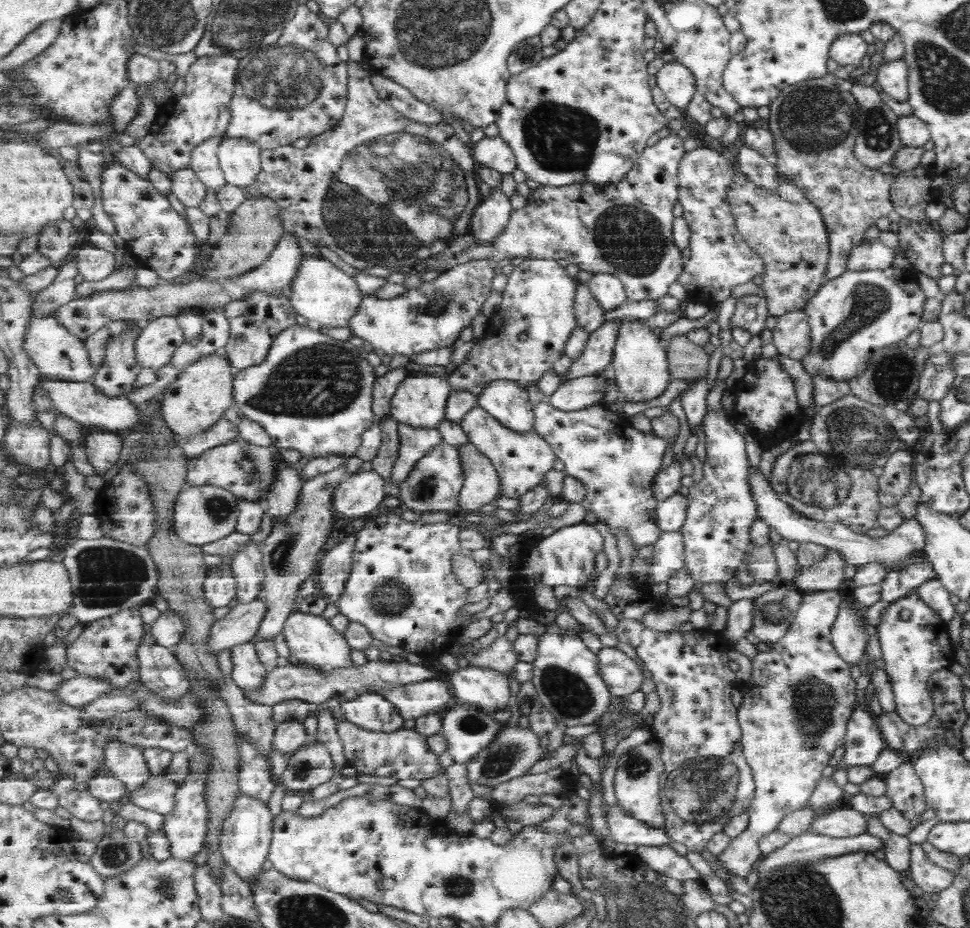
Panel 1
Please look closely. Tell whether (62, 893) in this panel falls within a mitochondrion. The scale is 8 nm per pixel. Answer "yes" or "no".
yes

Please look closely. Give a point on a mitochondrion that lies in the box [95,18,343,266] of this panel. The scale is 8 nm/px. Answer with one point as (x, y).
(284, 80)

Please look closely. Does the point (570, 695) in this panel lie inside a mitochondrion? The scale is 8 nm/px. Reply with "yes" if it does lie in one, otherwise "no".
yes

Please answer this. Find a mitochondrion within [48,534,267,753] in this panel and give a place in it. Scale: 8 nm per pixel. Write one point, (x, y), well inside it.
(108, 577)

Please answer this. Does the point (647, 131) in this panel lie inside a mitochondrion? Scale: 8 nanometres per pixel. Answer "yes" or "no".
no

